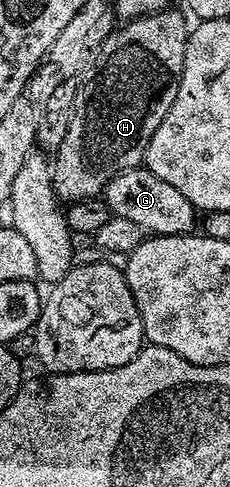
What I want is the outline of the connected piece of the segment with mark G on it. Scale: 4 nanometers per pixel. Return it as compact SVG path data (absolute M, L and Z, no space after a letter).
M137 167L120 173L103 191L103 200L107 201L111 216L130 219L138 223L145 231L162 237L182 237L193 232L198 225L198 211L166 179L158 179L148 169Z

